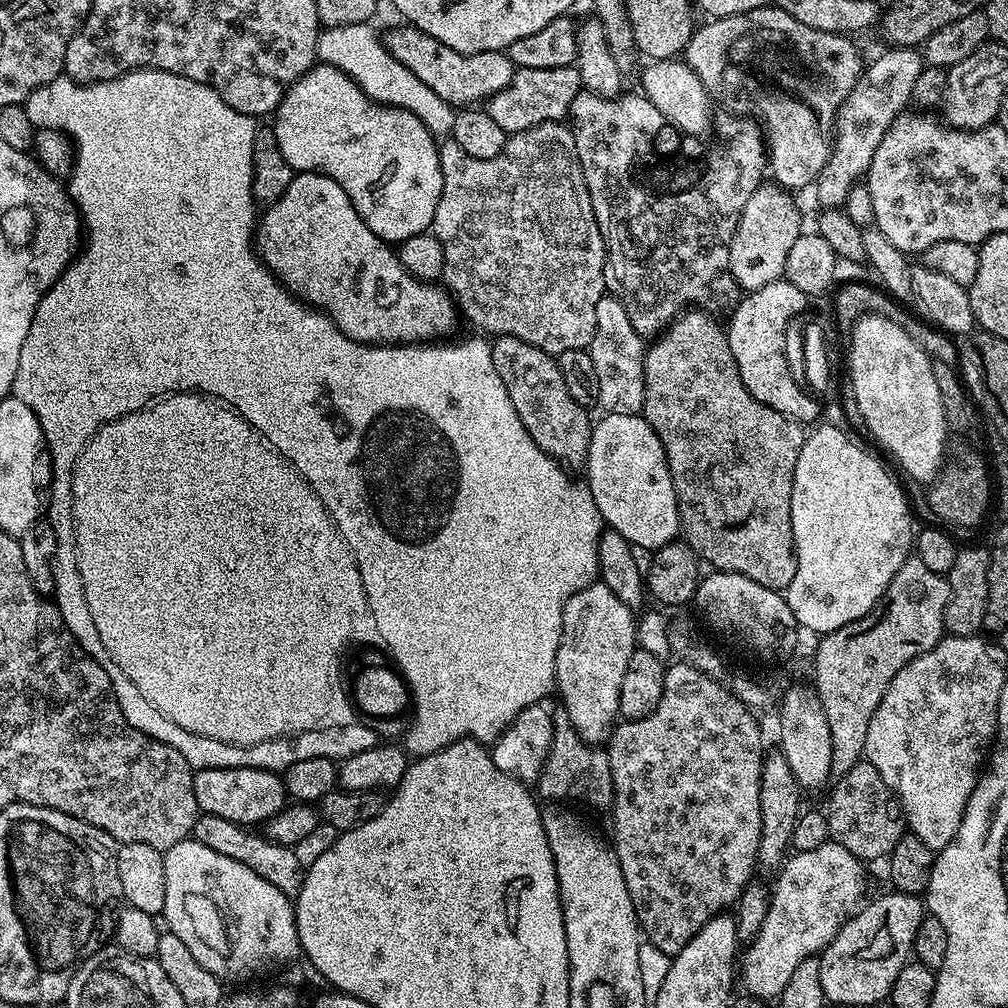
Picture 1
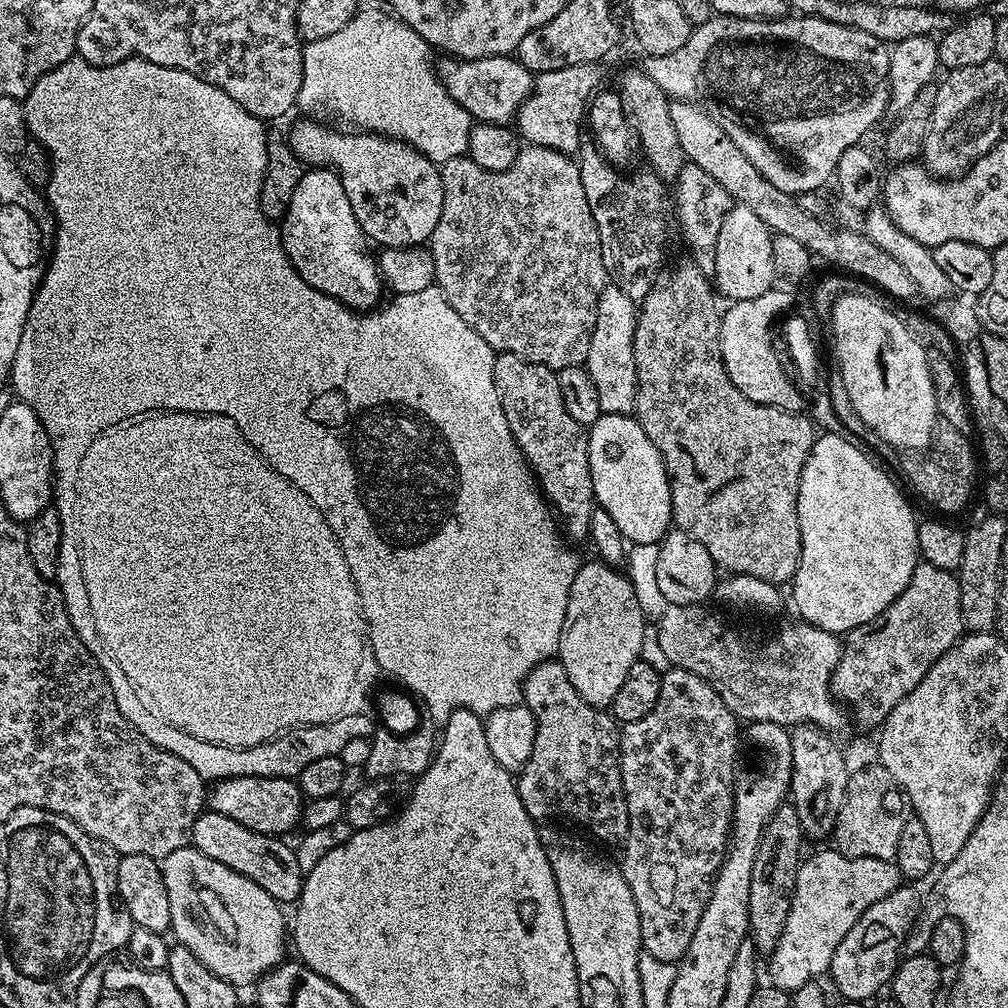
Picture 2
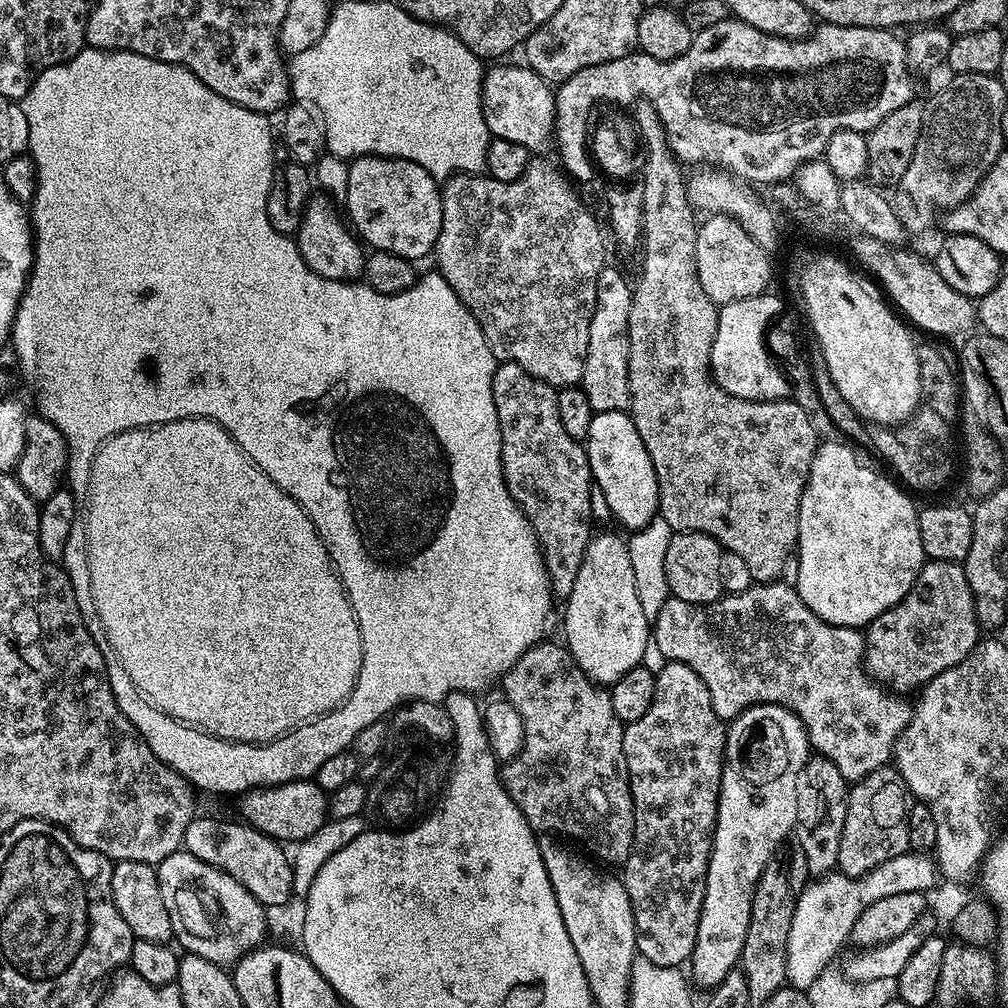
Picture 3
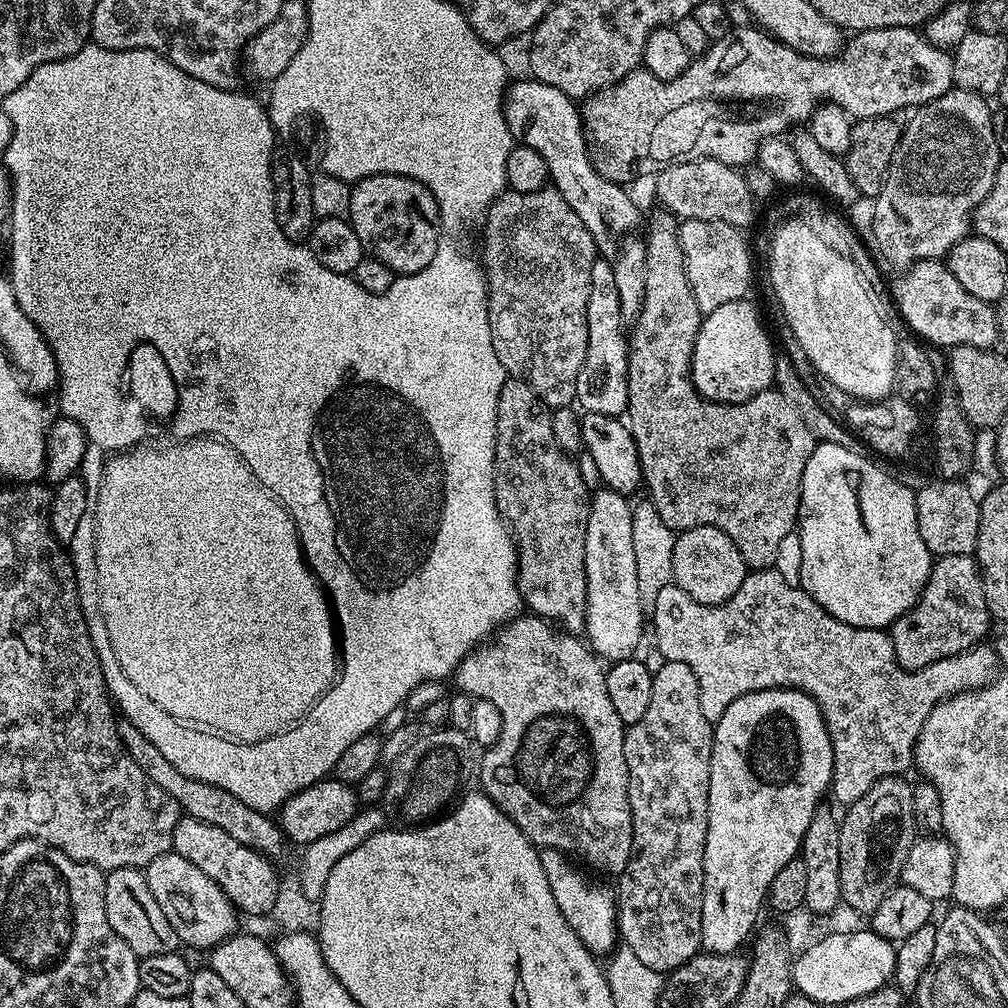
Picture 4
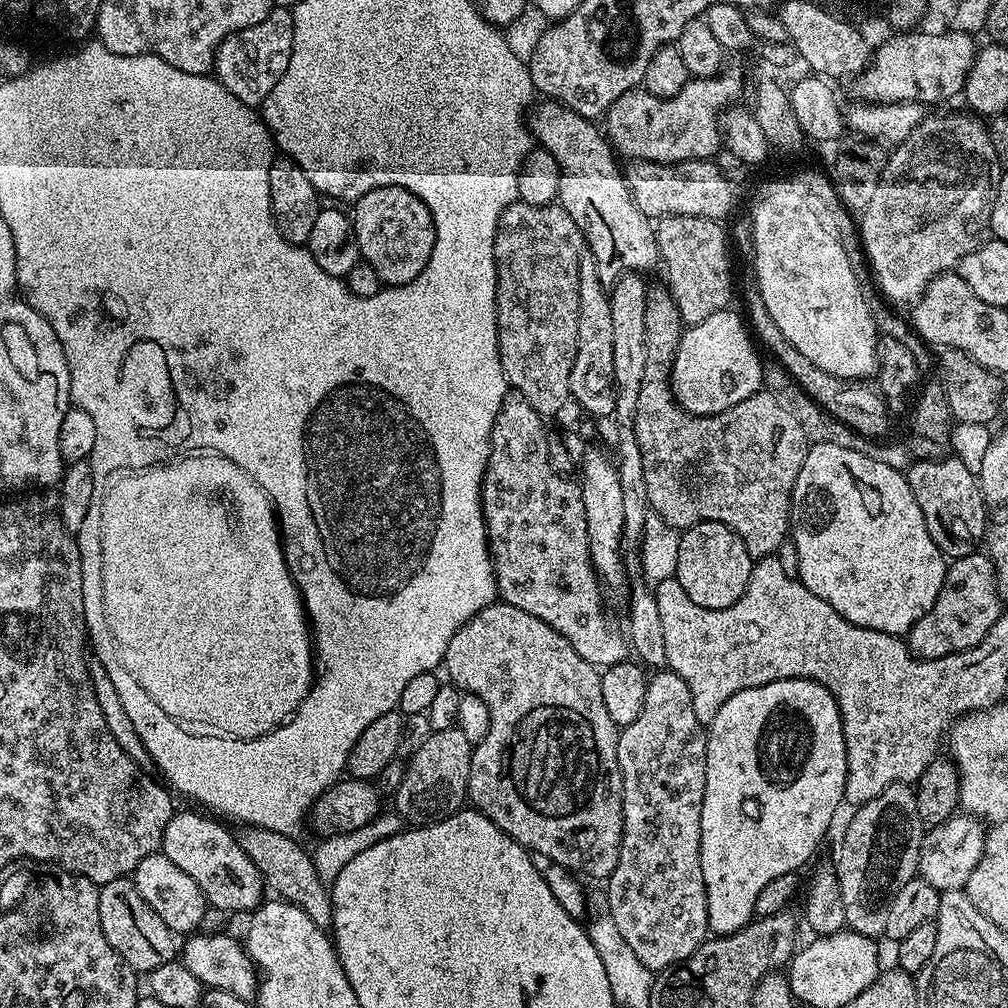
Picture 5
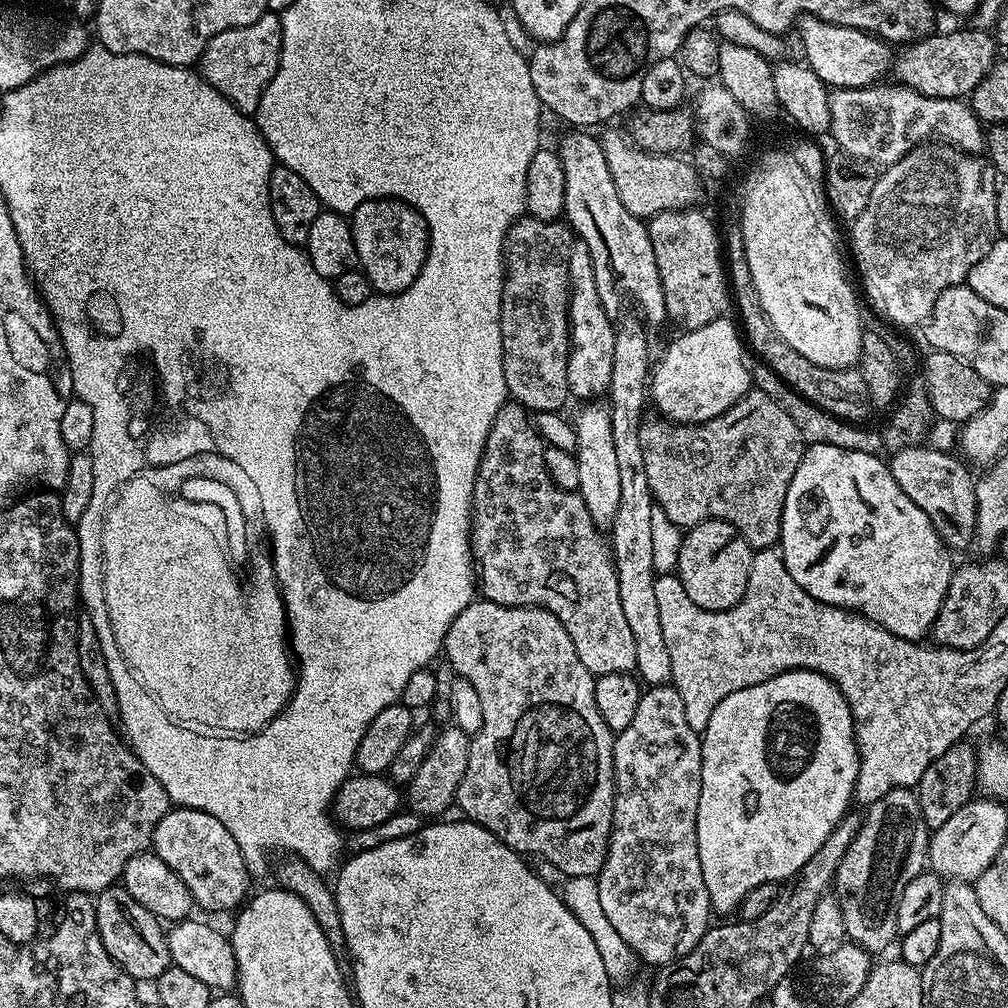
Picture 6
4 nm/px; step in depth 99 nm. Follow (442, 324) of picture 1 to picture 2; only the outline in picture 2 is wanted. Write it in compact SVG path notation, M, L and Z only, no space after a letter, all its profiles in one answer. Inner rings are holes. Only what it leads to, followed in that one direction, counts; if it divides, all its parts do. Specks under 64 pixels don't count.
M316 166L305 171L302 182L294 190L294 198L290 198L290 206L283 220L278 224L280 241L286 254L292 260L294 270L314 286L314 290L322 290L322 294L330 294L347 308L357 312L369 311L381 303L380 295L385 295L386 285L380 279L380 265L374 252L371 252L370 241L364 235L358 218L354 218L354 206L350 206L350 198L346 198L346 190L342 186L339 175L327 166Z

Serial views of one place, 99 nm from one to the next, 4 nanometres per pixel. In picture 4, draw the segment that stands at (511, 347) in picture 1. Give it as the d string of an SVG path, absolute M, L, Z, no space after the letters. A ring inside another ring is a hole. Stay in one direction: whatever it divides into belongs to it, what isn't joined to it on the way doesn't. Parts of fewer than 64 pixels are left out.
M505 379L498 394L494 490L500 518L510 529L516 546L516 585L529 613L555 622L565 633L584 631L586 606L586 526L590 514L590 491L582 482L577 461L563 452L554 438L552 412L525 380Z

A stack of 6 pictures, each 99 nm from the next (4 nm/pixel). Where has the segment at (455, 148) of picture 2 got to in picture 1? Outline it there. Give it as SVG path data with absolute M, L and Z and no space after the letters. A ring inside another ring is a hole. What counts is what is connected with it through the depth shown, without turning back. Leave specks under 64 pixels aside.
M371 23L347 24L337 28L324 28L318 38L316 58L321 64L329 64L345 72L357 86L368 95L369 100L380 104L389 104L392 108L401 108L413 112L430 130L433 136L444 138L451 133L456 112L452 105L446 103L426 82L421 82L415 74L410 74L394 54L384 47L383 39L372 29Z

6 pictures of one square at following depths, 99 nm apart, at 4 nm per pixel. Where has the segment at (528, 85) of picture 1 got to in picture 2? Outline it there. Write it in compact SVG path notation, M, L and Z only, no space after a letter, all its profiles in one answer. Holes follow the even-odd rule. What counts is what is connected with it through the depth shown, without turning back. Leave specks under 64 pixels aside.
M599 63L566 66L562 70L541 72L533 79L532 93L520 107L514 121L515 131L521 141L546 146L559 152L579 153L582 143L580 127L586 124L589 101L597 88L601 87L604 72Z

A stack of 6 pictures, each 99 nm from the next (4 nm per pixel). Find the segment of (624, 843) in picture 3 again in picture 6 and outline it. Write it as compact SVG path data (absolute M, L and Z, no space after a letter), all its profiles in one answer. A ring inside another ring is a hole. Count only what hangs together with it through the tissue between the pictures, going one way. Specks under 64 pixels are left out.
M476 598L466 606L466 610L462 610L462 614L458 614L458 618L454 618L454 622L450 622L442 656L459 679L474 686L474 691L482 702L482 730L478 730L475 736L471 737L470 762L466 762L466 774L462 774L462 782L456 795L456 804L464 811L461 813L478 826L490 830L490 834L506 842L506 846L510 846L514 851L549 860L558 871L564 872L565 877L599 876L604 860L608 857L608 843L612 837L614 818L614 733L608 729L606 722L602 722L602 714L598 714L598 702L594 702L596 677L590 670L586 670L586 666L582 666L582 658L578 658L578 650L574 650L574 642L570 642L570 634L566 634L562 622L558 622L558 618L554 618L554 614L550 614L545 608L519 608Z

